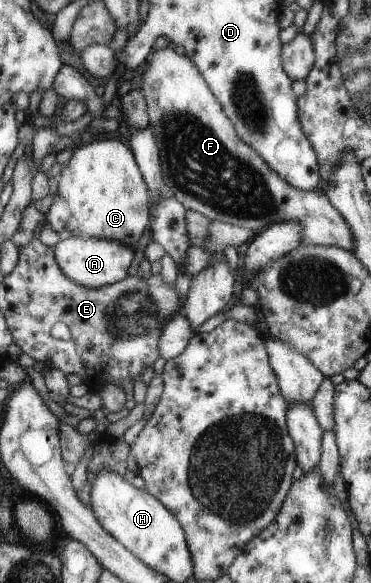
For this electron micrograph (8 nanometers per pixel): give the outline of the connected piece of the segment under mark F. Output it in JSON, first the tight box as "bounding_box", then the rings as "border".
{"bounding_box":[141,47,355,250],"border":[[[166,47],[152,50],[146,62],[148,68],[141,73],[141,89],[144,91],[144,98],[147,98],[147,109],[156,144],[160,145],[162,180],[166,189],[174,193],[186,210],[200,212],[211,221],[220,220],[232,226],[258,230],[258,233],[274,222],[300,222],[303,239],[300,245],[337,246],[343,247],[344,250],[352,250],[355,236],[352,235],[351,227],[339,210],[336,210],[325,191],[298,190],[280,178],[280,175],[268,166],[268,161],[260,158],[255,147],[248,146],[248,143],[240,138],[235,123],[228,118],[222,103],[212,94],[212,89],[199,67],[189,57],[176,54],[173,48]]]}

